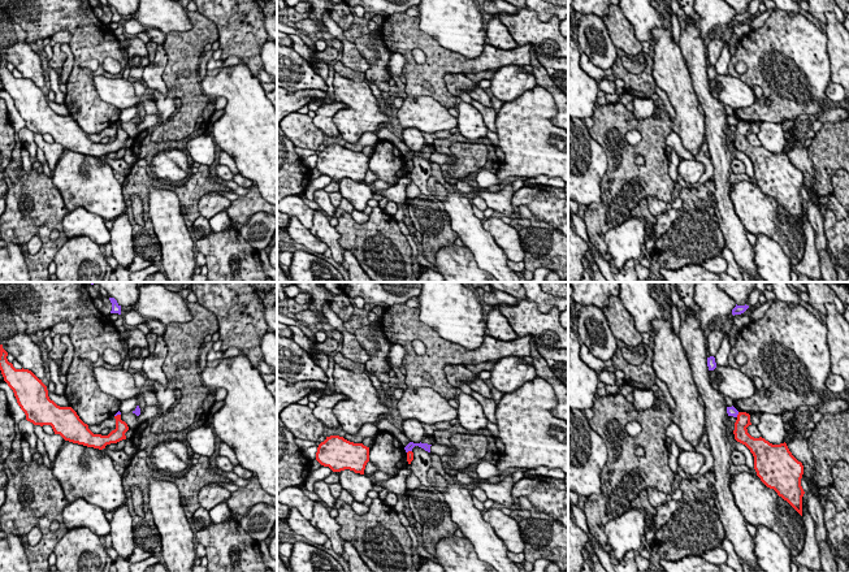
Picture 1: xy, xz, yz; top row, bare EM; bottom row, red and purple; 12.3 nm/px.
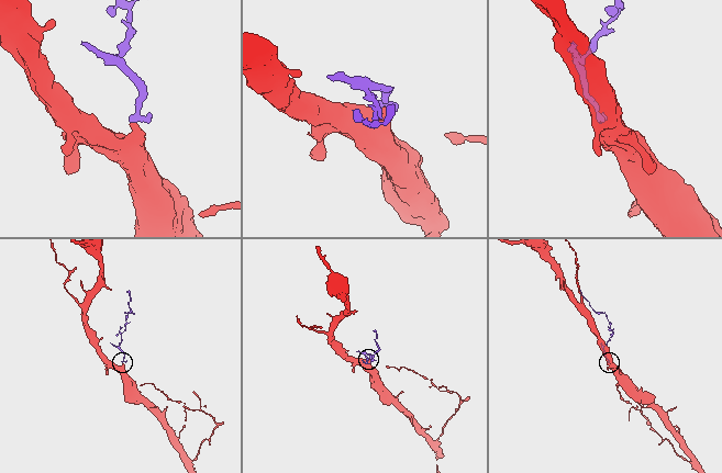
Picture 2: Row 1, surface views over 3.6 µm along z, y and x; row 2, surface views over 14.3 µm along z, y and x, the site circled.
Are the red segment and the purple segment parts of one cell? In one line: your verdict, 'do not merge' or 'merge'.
do not merge

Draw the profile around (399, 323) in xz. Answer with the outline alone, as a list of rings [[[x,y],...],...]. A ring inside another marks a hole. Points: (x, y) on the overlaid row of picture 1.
[[[406,304],[384,308],[380,320],[381,330],[390,343],[411,346],[419,338],[426,347],[423,356],[416,352],[407,352],[404,356],[406,386],[432,387],[447,400],[456,399],[459,390],[447,381],[443,370],[446,365],[476,365],[507,356],[530,356],[530,342],[534,341],[532,335],[499,341],[486,333],[478,348],[467,350],[420,322],[419,308]]]

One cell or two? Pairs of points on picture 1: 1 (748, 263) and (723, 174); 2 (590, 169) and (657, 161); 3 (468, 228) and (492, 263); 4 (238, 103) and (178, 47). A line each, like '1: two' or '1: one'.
1: one
2: two
3: one
4: two

